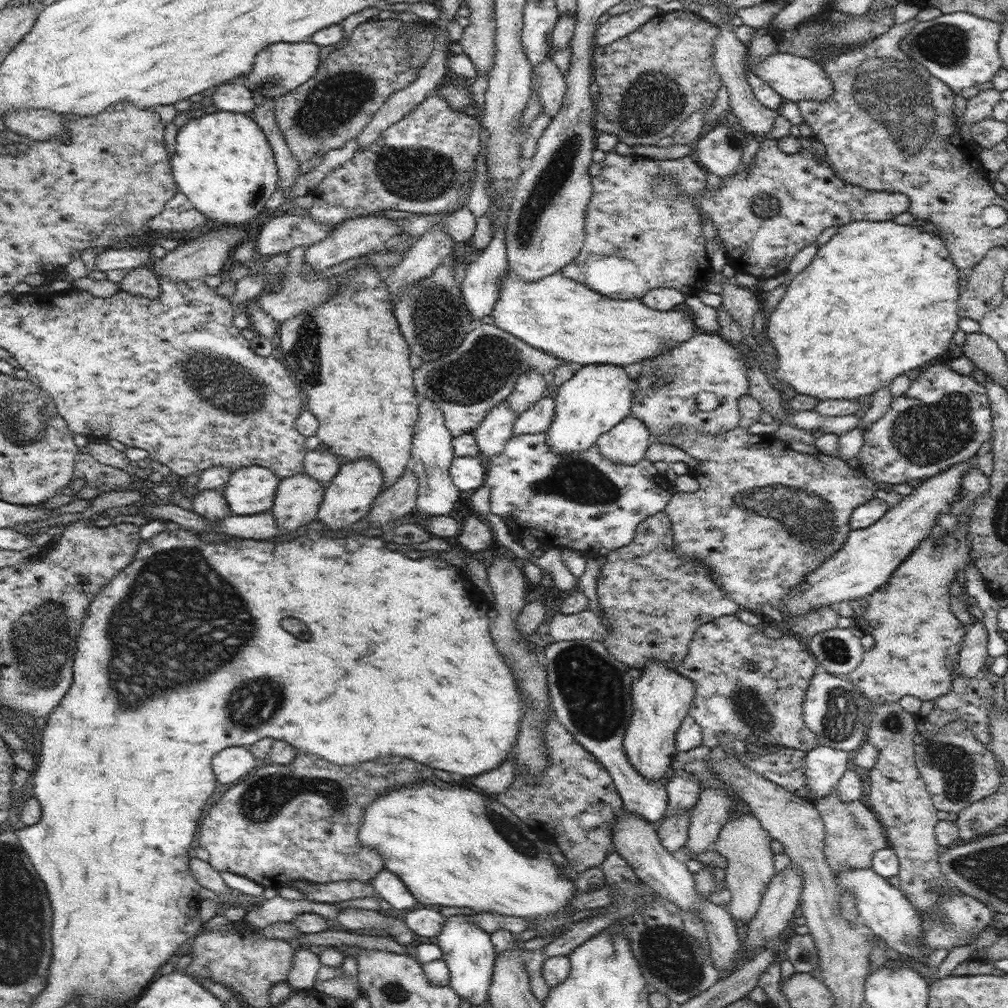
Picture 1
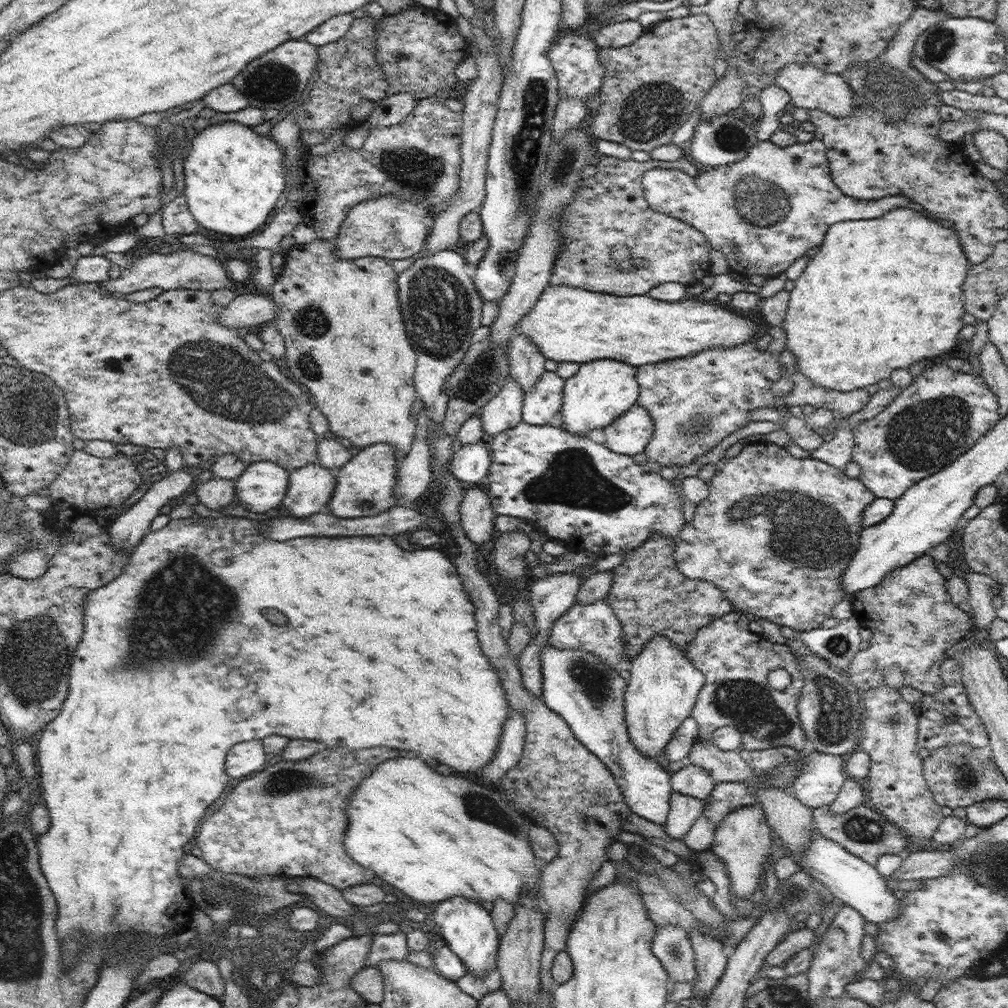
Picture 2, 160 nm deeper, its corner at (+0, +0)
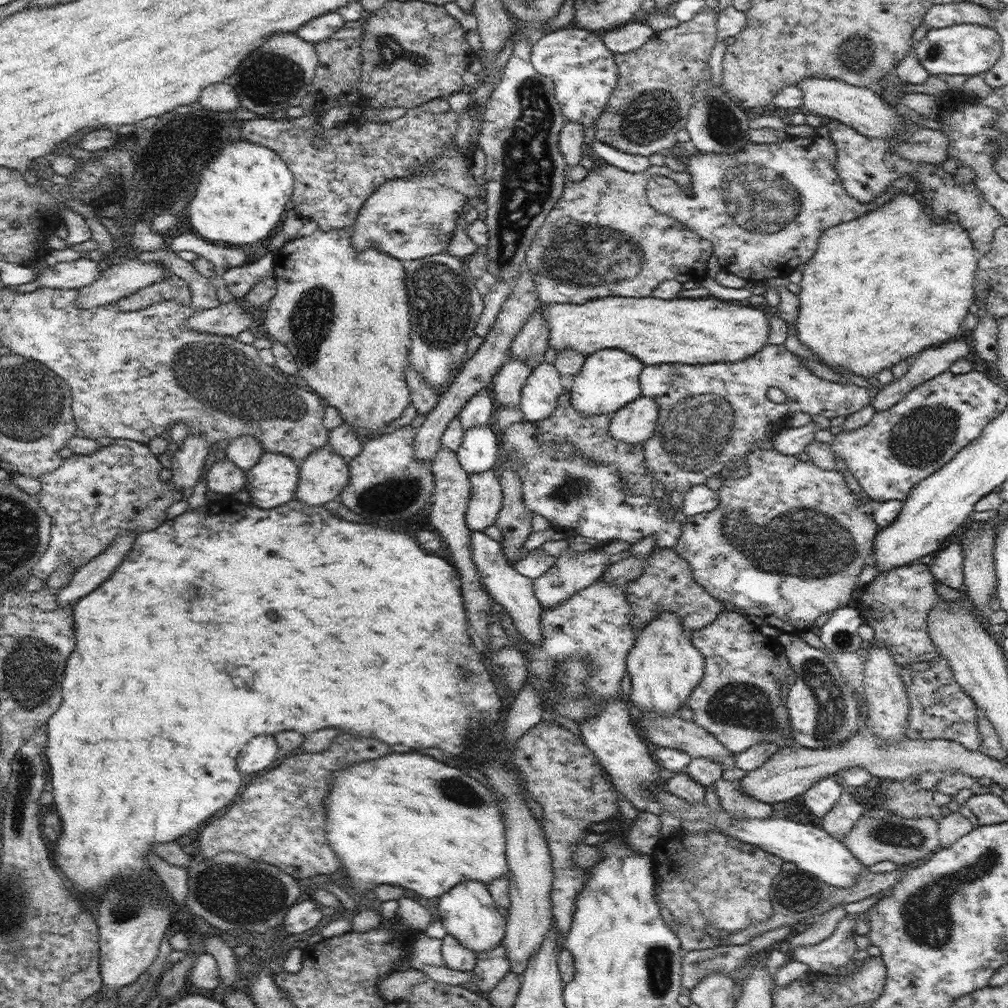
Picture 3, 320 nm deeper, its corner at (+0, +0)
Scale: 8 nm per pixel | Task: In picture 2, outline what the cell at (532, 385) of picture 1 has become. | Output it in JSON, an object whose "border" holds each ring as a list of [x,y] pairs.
{"border":[[[515,334],[508,342],[506,355],[509,360],[510,376],[524,394],[529,393],[545,372],[546,357],[543,352],[523,334]]]}

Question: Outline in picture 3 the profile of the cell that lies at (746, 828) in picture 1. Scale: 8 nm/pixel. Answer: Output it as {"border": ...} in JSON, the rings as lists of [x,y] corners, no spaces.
{"border":[[[720,778],[714,785],[714,791],[720,799],[721,808],[733,819],[748,817],[767,819],[773,816],[771,805],[740,792],[740,780]]]}

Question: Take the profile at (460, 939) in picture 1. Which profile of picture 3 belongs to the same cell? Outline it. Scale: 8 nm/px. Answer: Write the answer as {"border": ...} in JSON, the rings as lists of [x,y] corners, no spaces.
{"border":[[[477,880],[461,882],[433,902],[432,907],[435,918],[442,920],[447,934],[455,936],[460,944],[476,954],[489,951],[505,938],[507,917],[498,912],[487,884]]]}

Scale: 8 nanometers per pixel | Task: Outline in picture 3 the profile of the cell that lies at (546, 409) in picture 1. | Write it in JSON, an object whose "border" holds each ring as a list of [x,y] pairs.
{"border":[[[542,361],[537,367],[521,388],[520,409],[525,420],[532,422],[548,418],[564,390],[561,376],[552,363]]]}

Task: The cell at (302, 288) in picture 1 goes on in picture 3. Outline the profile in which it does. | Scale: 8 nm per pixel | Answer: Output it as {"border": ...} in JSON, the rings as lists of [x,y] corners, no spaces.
{"border":[[[233,300],[221,304],[218,308],[197,312],[189,318],[185,326],[199,333],[237,337],[240,332],[247,330],[250,324],[260,324],[260,316],[256,311],[251,314],[238,300]]]}

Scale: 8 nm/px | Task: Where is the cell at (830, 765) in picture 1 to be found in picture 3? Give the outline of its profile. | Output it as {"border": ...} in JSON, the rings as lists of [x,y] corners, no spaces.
{"border":[[[828,775],[804,792],[799,800],[814,816],[823,818],[832,810],[842,794],[843,788],[834,780],[834,775]]]}

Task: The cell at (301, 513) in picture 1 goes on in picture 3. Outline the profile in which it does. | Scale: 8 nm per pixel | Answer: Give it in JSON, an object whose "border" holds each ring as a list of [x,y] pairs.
{"border":[[[329,447],[311,452],[299,465],[296,499],[308,506],[334,500],[349,482],[349,463]]]}

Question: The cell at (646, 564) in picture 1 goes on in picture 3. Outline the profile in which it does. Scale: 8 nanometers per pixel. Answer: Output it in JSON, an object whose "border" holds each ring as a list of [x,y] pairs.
{"border":[[[656,546],[646,559],[642,574],[627,582],[624,590],[632,610],[631,623],[636,634],[640,634],[652,619],[666,611],[678,615],[682,619],[683,629],[690,633],[714,622],[718,613],[724,610],[724,603],[694,580],[691,564],[678,556],[673,548]]]}

